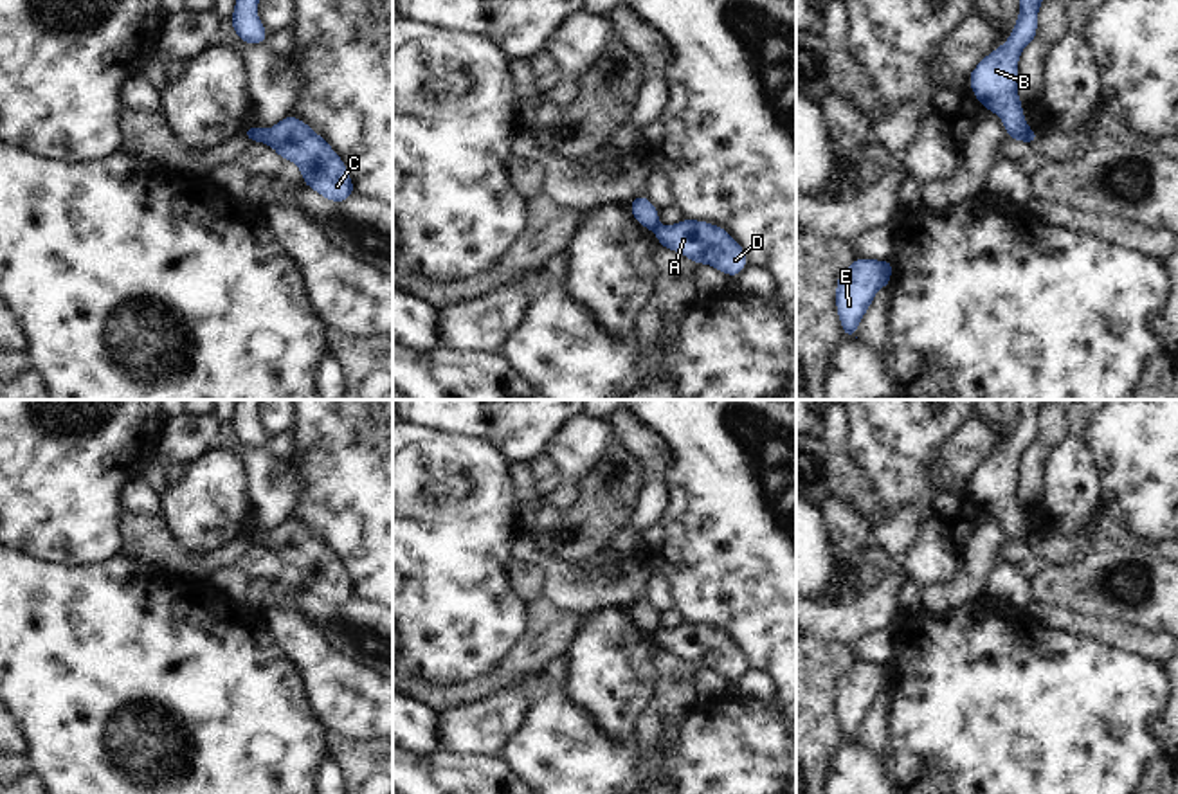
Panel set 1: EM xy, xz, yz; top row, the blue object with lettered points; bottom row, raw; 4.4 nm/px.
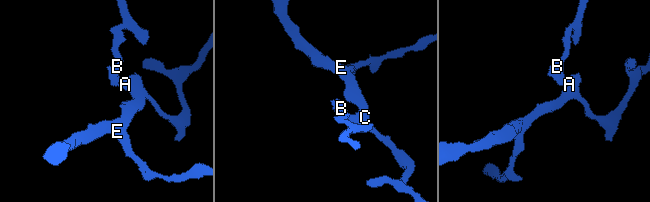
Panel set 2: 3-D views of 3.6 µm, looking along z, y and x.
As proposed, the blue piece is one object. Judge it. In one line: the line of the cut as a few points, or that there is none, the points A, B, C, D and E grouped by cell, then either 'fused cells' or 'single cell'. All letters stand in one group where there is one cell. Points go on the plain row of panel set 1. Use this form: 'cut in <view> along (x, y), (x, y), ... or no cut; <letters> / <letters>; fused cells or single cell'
cut in xz along (660, 629), (652, 634); A C D E / B; fused cells

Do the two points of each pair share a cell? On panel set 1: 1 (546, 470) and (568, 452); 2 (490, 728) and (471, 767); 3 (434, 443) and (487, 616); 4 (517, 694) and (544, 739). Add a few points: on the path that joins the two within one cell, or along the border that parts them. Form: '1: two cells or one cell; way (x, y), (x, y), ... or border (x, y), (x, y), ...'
1: two cells; border (544, 456), (564, 476)
2: two cells; border (442, 748), (453, 753), (498, 755)
3: one cell; way (415, 478), (411, 505), (434, 528), (442, 571)
4: two cells; border (532, 703), (525, 719), (503, 746)

